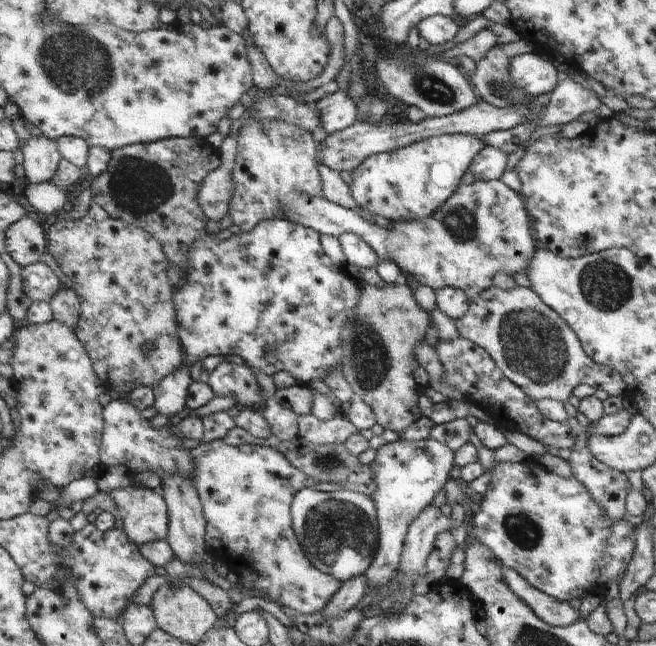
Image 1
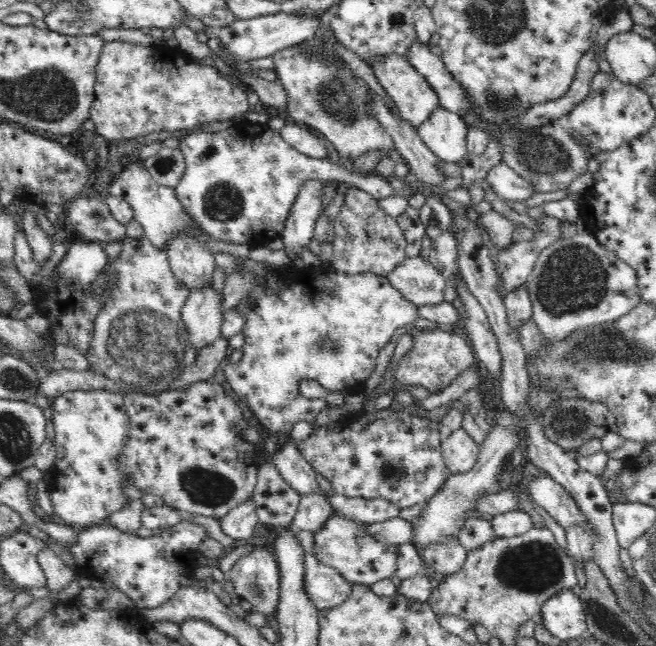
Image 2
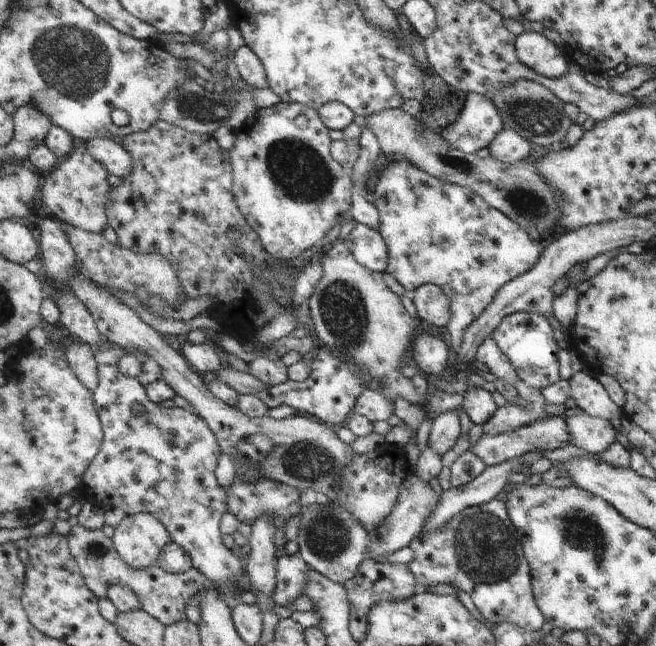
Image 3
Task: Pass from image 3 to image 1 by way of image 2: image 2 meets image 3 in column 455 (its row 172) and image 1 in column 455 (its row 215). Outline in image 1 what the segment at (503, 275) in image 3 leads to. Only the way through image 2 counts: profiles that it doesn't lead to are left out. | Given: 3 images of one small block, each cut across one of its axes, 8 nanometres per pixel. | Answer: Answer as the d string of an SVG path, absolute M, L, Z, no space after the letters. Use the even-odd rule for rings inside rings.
M475 180L469 186L459 186L459 190L453 194L453 198L449 198L449 202L445 202L445 206L441 206L431 218L389 222L389 228L377 226L375 222L367 220L359 212L339 206L325 196L307 198L305 194L301 194L293 202L289 202L289 208L285 208L285 212L291 222L313 228L323 236L341 238L343 234L357 234L363 240L367 240L373 246L373 250L377 250L377 254L381 256L383 262L389 260L389 262L397 264L397 268L403 274L409 274L419 286L431 286L435 290L457 288L457 290L463 290L463 294L467 294L471 298L471 302L475 302L481 292L493 288L495 274L507 274L507 276L527 274L529 264L533 262L535 246L531 240L529 222L527 222L529 214L525 214L527 210L523 210L523 206L525 204L521 204L521 200L499 180L491 180L491 182Z

